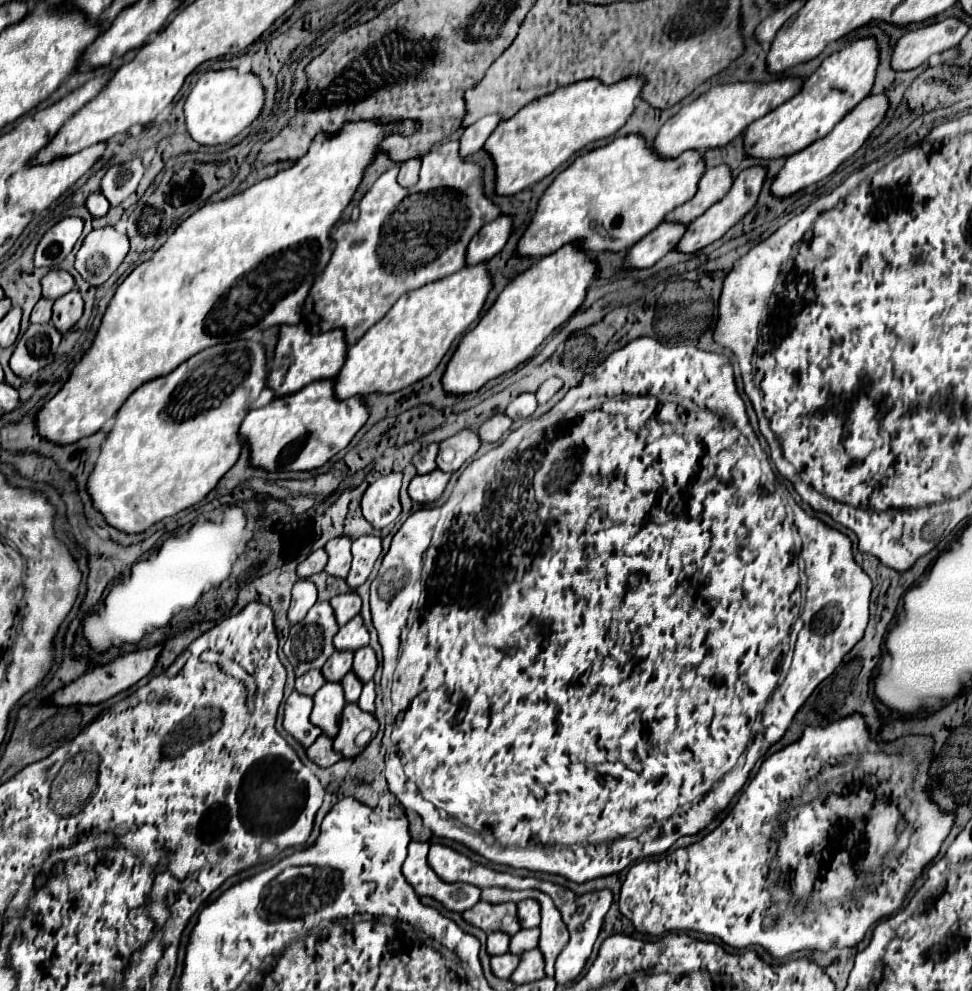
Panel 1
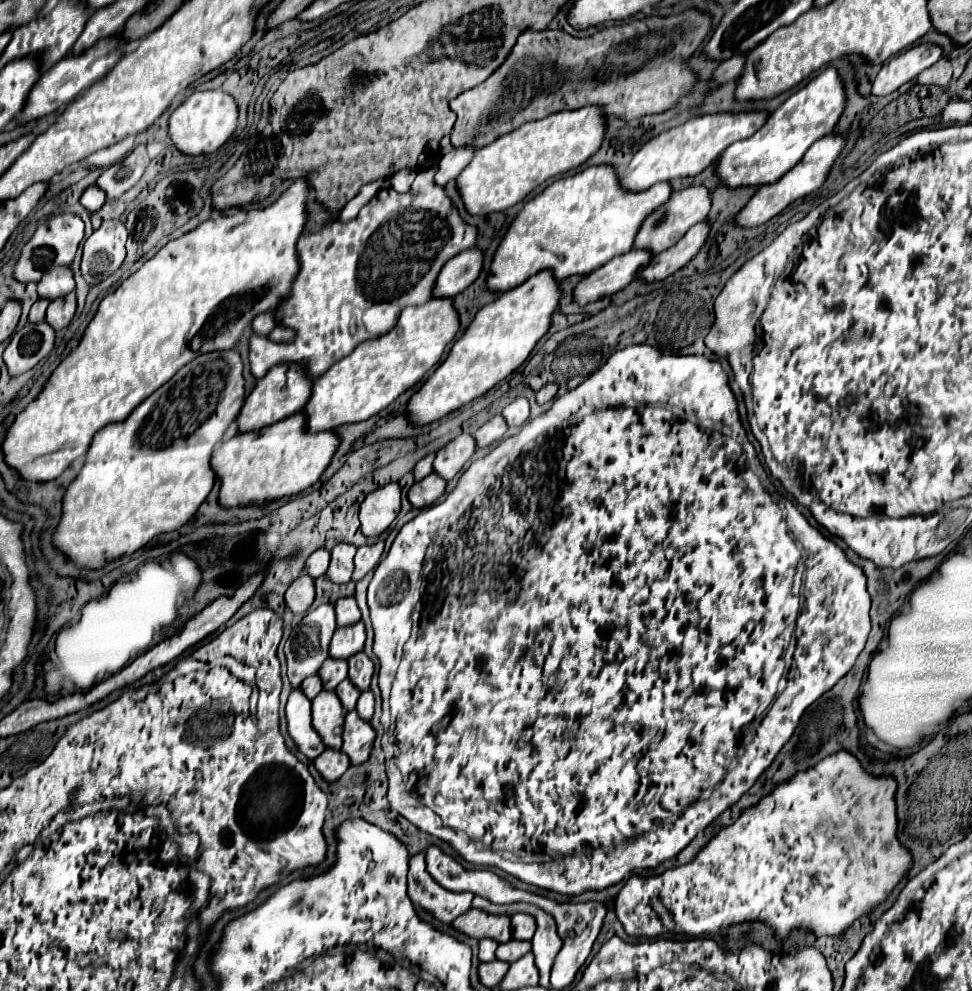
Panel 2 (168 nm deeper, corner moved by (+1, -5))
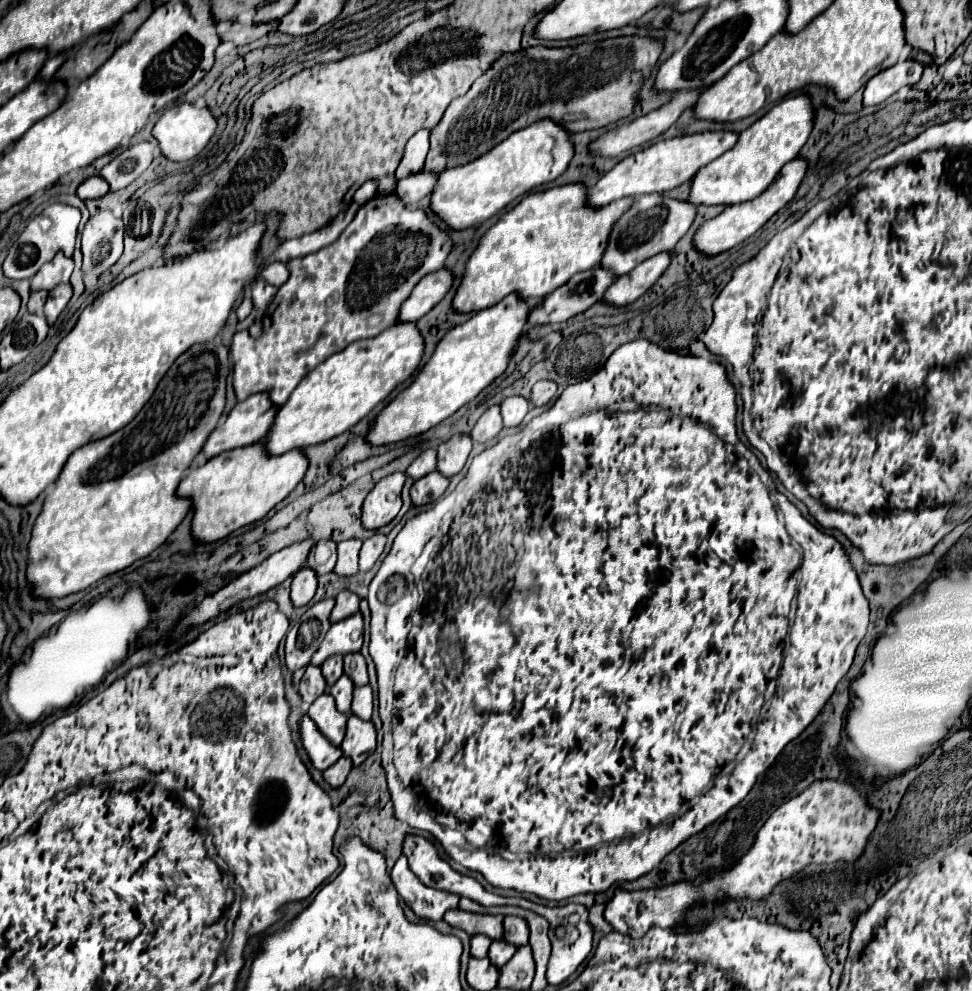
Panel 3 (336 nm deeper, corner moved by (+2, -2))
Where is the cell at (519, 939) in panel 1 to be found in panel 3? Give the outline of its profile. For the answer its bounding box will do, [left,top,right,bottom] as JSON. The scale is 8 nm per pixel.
[489,940,517,968]

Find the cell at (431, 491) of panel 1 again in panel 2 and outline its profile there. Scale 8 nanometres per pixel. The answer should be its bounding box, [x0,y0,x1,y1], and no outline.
[408,473,446,509]

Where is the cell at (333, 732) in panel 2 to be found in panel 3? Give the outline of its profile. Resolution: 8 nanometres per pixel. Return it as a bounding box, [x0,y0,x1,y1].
[307,694,347,746]

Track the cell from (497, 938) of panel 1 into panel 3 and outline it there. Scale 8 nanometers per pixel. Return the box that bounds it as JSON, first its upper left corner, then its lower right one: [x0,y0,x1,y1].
[471,936,491,958]

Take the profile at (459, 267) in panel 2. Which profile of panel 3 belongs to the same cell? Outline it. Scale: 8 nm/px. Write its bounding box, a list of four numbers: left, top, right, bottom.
[399,268,453,322]

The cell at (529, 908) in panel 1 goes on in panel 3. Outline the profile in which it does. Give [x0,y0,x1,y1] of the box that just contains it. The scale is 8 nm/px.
[505,916,529,946]

